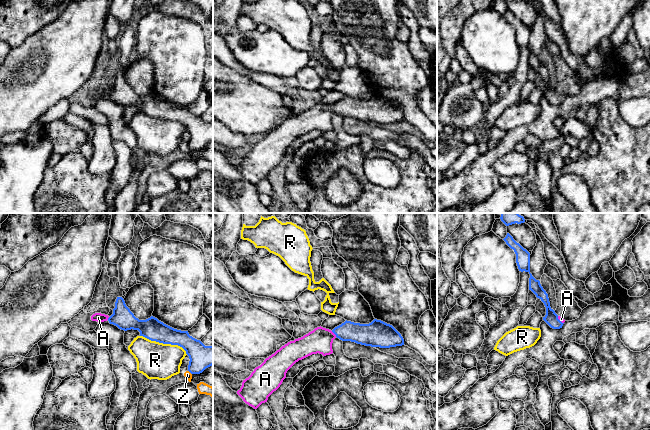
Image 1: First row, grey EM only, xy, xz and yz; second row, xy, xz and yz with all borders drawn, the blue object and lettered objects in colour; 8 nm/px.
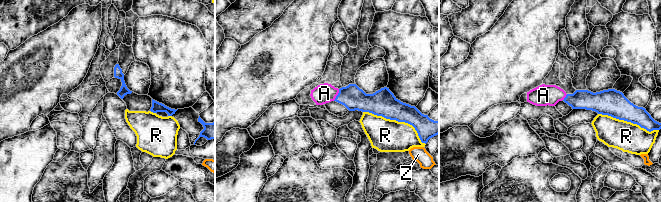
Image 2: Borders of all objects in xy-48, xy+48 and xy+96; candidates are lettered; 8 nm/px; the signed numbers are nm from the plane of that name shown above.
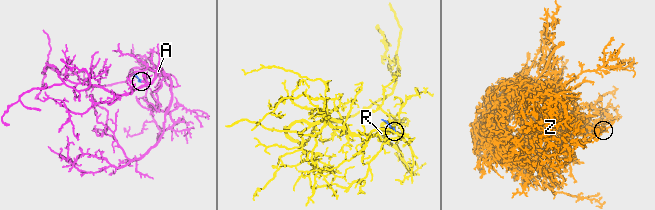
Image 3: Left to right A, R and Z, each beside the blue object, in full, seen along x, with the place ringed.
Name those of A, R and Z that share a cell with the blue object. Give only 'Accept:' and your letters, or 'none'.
Accept: A

